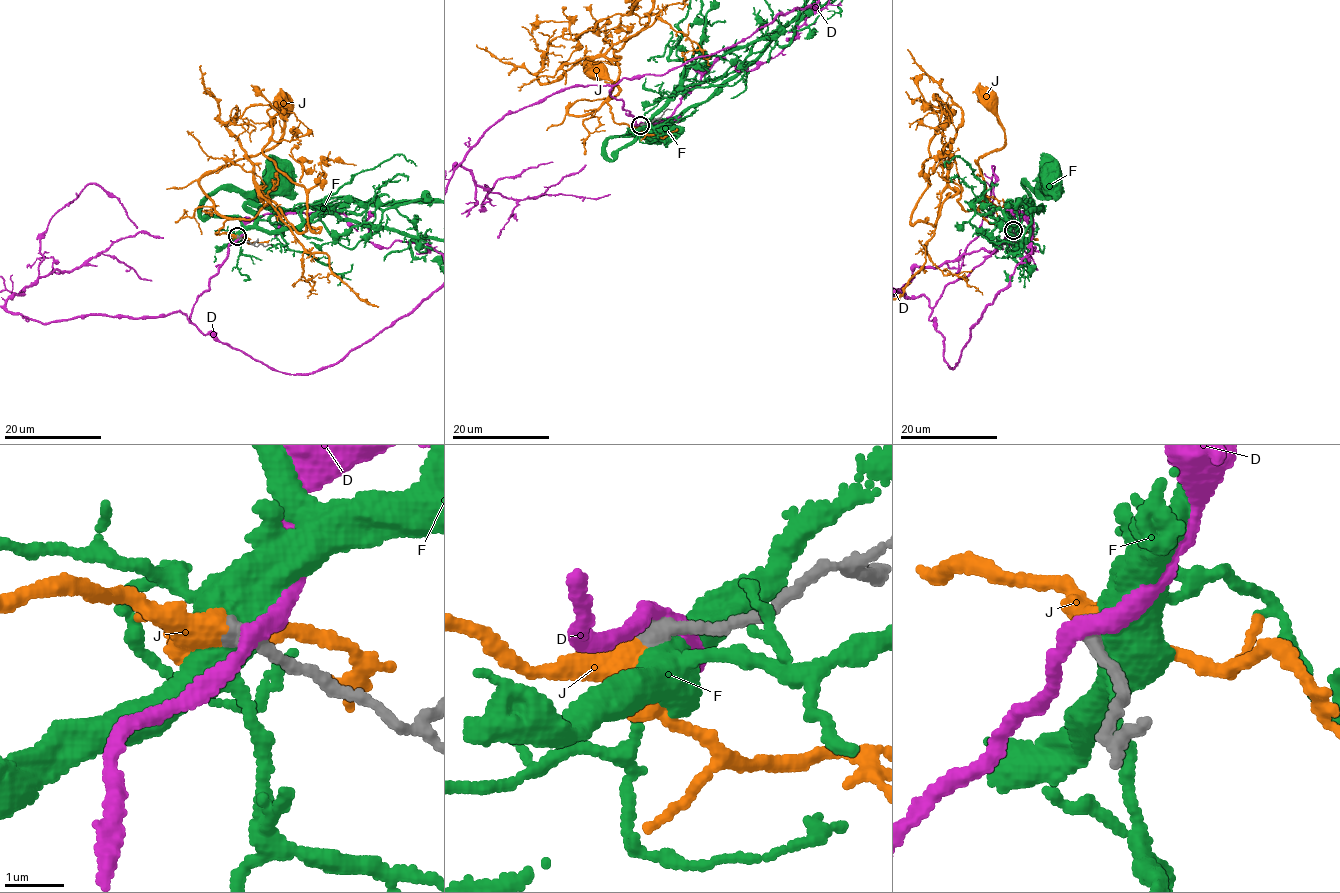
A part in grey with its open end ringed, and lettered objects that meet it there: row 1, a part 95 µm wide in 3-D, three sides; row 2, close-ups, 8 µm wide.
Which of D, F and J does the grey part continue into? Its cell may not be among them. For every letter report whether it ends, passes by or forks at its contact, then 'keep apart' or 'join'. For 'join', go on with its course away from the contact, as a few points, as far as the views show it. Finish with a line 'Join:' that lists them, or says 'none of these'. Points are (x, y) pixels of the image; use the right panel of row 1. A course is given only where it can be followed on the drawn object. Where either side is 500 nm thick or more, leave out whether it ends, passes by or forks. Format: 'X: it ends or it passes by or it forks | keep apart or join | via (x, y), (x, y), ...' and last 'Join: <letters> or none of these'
D: it passes by | keep apart
F: keep apart
J: it passes by | join
Join: J

